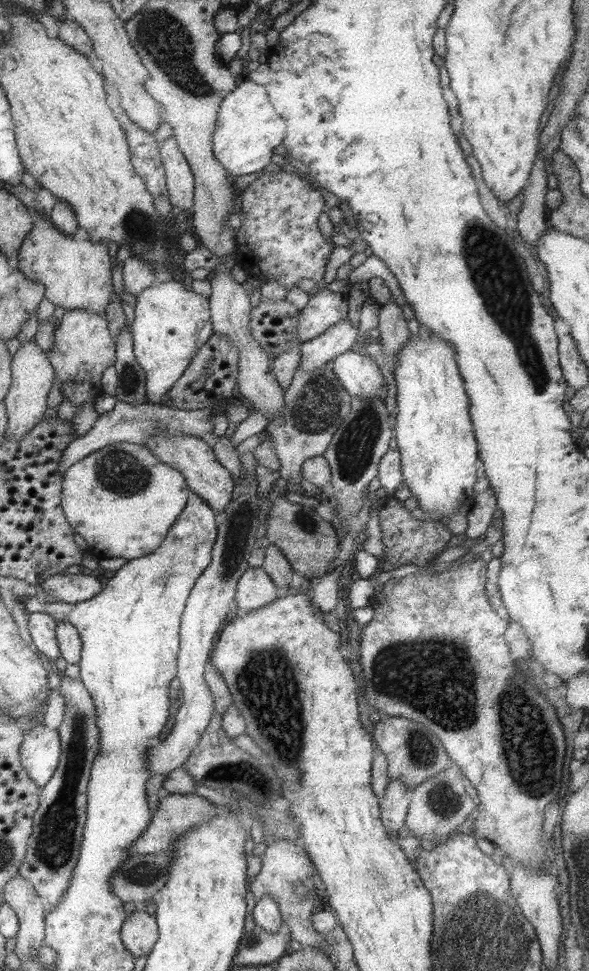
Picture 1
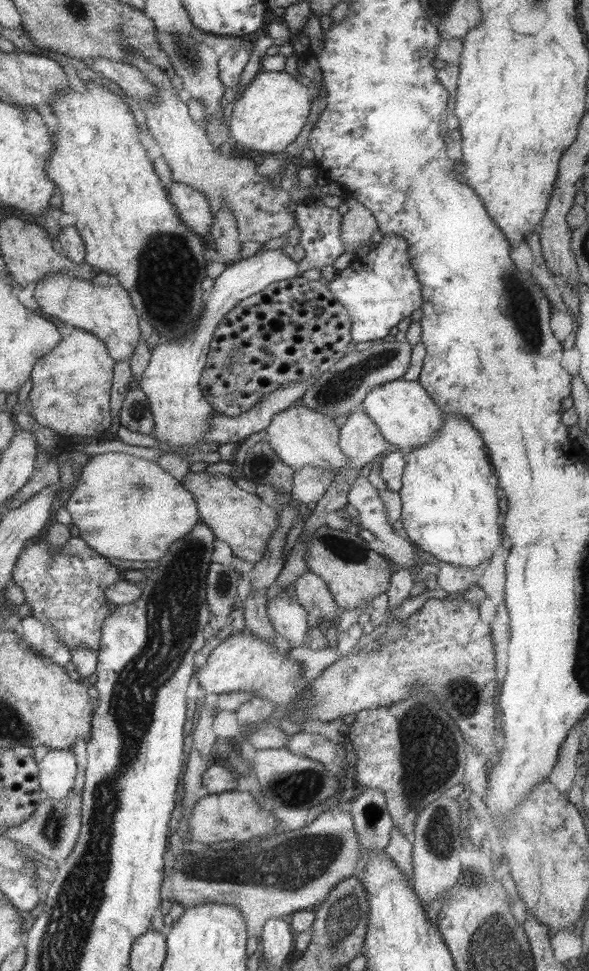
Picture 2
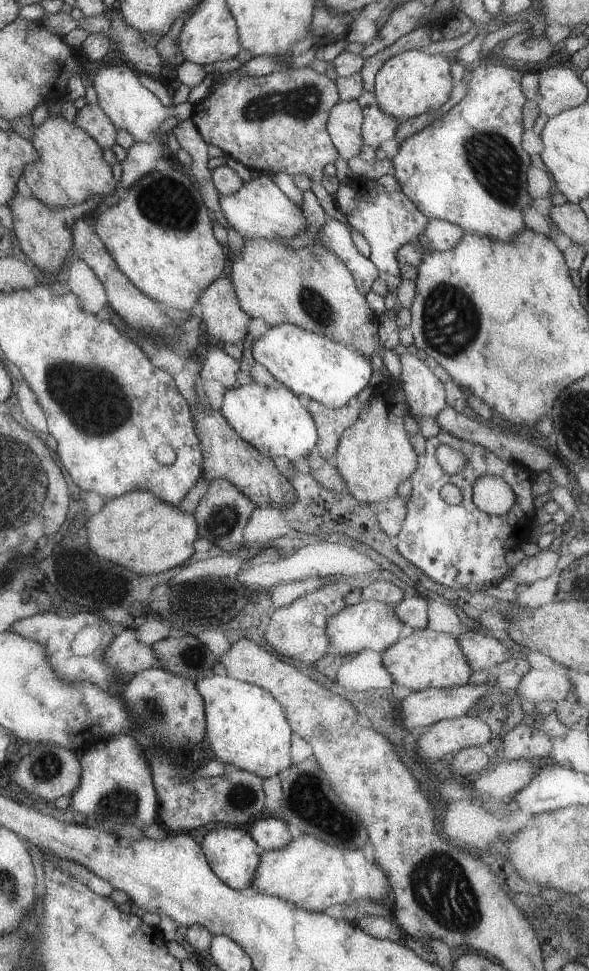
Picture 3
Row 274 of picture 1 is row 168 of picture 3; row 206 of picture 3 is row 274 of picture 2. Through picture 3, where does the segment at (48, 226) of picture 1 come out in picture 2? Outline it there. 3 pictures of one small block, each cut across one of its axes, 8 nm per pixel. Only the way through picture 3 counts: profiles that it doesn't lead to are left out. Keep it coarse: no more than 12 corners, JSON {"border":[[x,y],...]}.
{"border":[[47,275],[39,311],[96,336],[113,359],[133,356],[139,315],[110,281]]}

